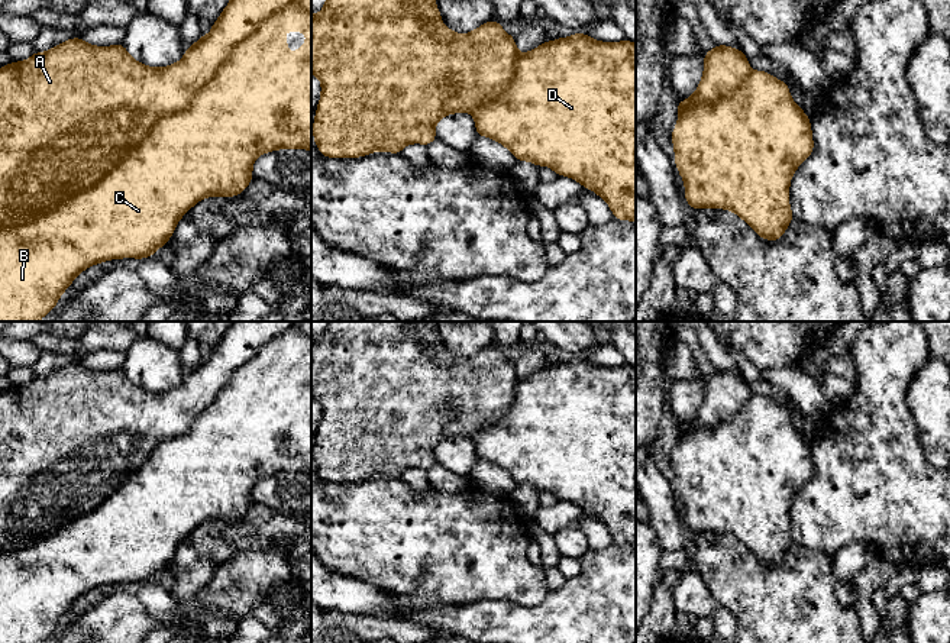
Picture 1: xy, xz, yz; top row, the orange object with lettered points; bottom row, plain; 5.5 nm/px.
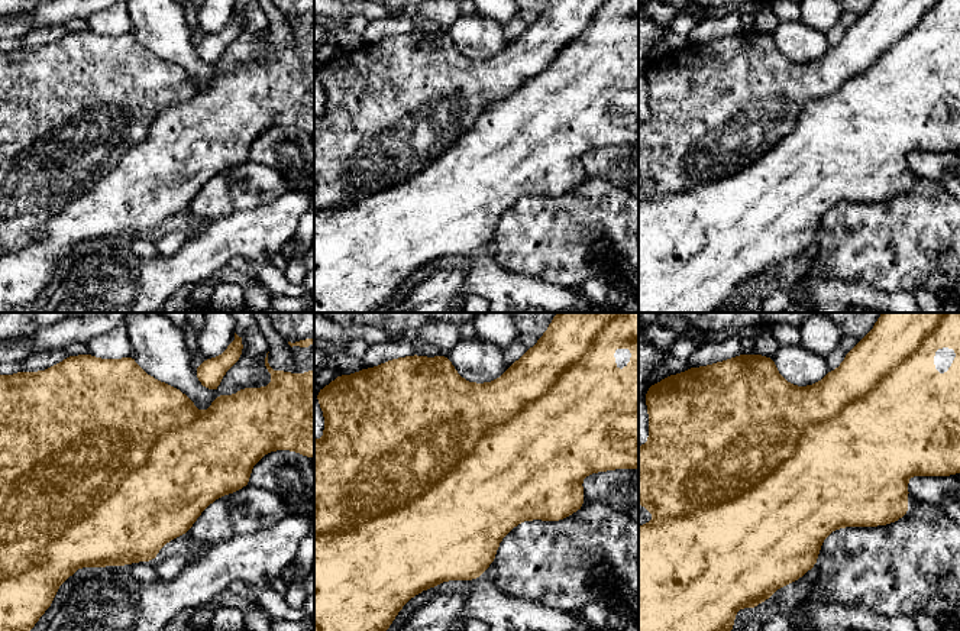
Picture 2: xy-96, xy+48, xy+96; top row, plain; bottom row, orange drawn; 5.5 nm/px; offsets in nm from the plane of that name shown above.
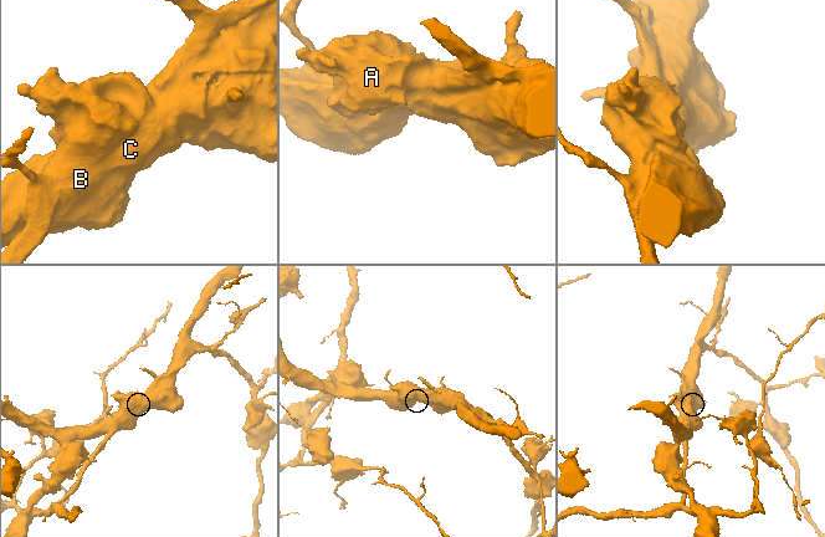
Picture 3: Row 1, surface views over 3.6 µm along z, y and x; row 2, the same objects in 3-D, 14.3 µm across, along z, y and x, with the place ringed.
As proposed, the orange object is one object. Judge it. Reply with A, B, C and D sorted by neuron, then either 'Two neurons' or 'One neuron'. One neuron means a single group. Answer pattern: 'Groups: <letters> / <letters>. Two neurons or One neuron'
Groups: A / B C D. Two neurons

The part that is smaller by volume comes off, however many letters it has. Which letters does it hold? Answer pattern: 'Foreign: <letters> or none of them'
Foreign: A

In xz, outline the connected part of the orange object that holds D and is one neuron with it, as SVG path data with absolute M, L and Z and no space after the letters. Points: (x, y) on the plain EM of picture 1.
M573 358L569 362L545 366L533 375L518 378L514 385L516 397L504 417L494 426L479 430L472 436L478 461L491 462L503 468L517 485L529 485L537 491L550 491L558 500L575 503L602 521L618 545L636 546L636 368L624 363L608 368L598 366L587 358Z

